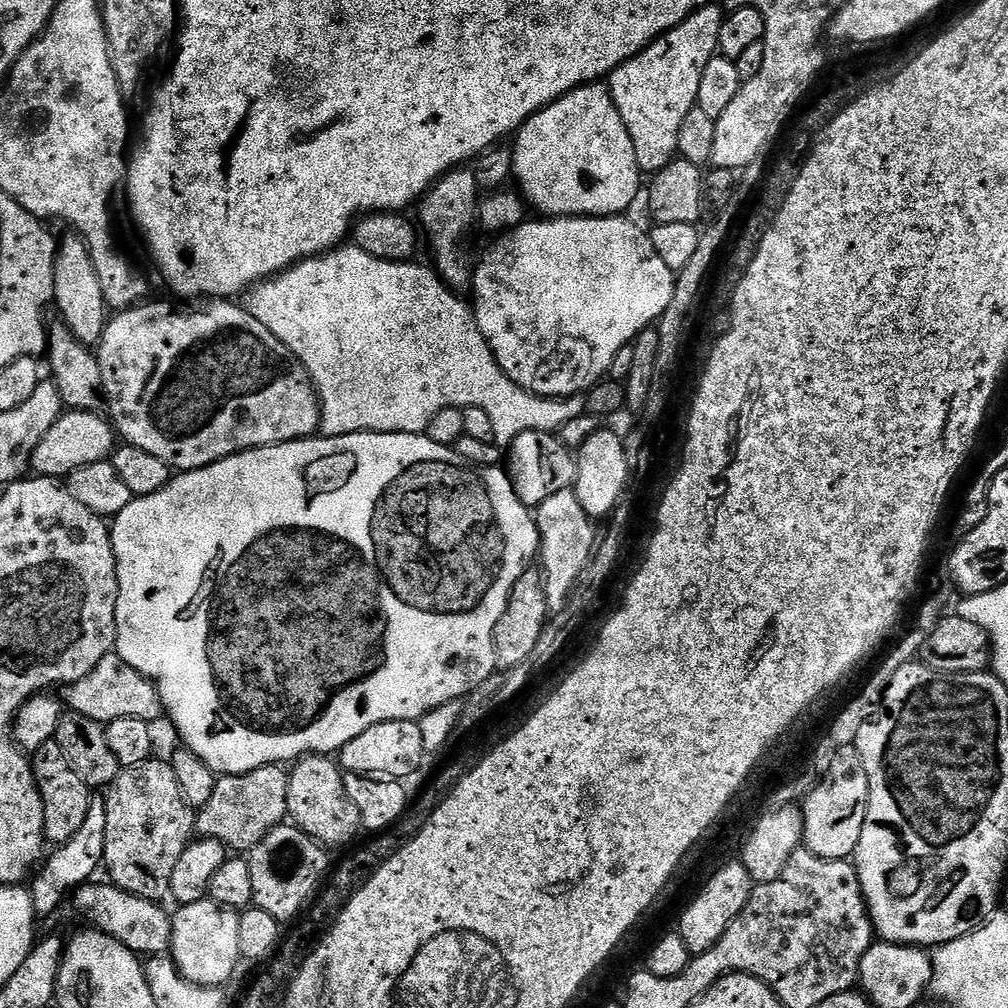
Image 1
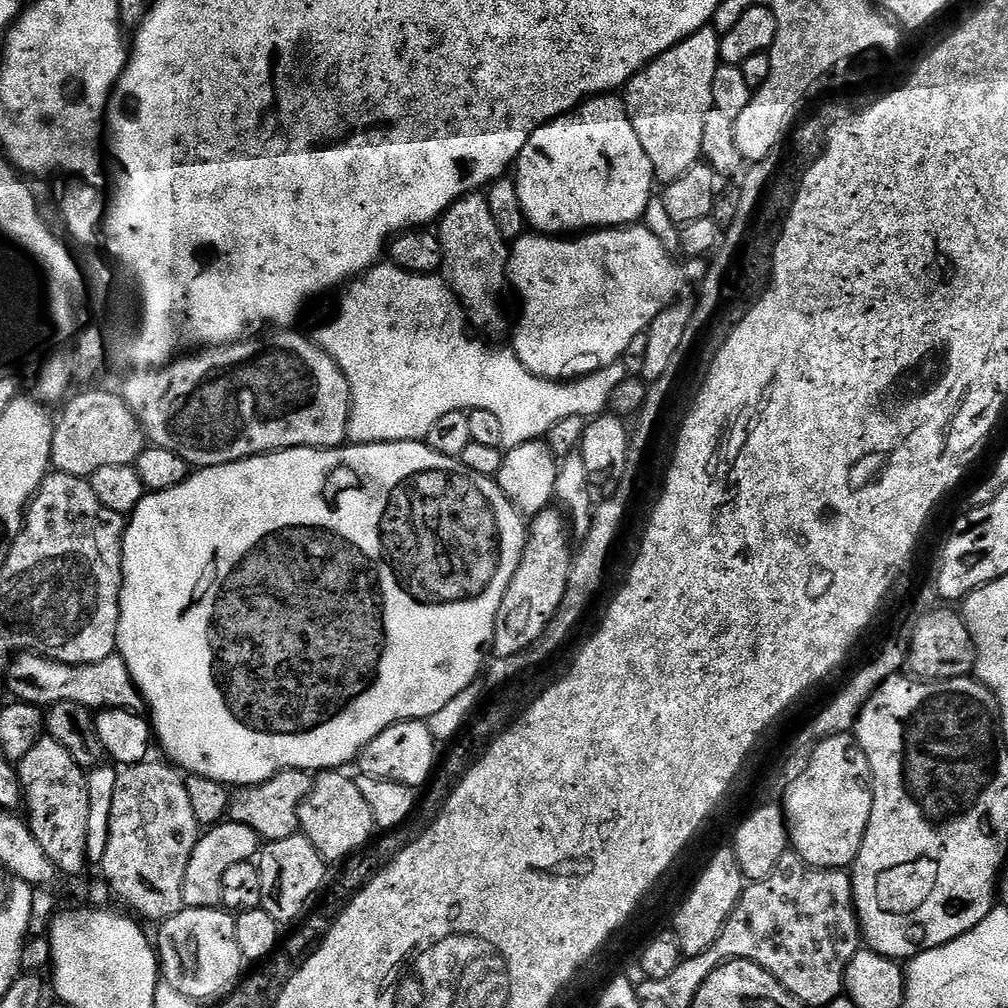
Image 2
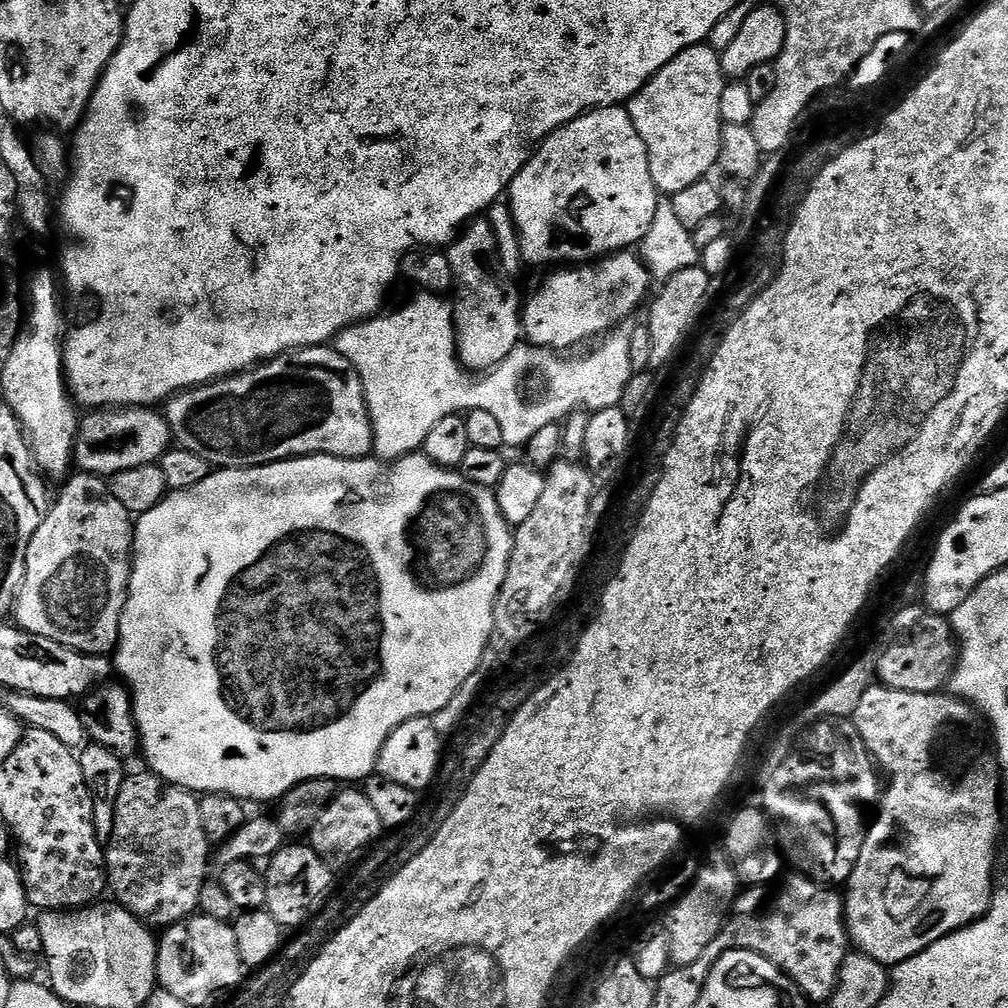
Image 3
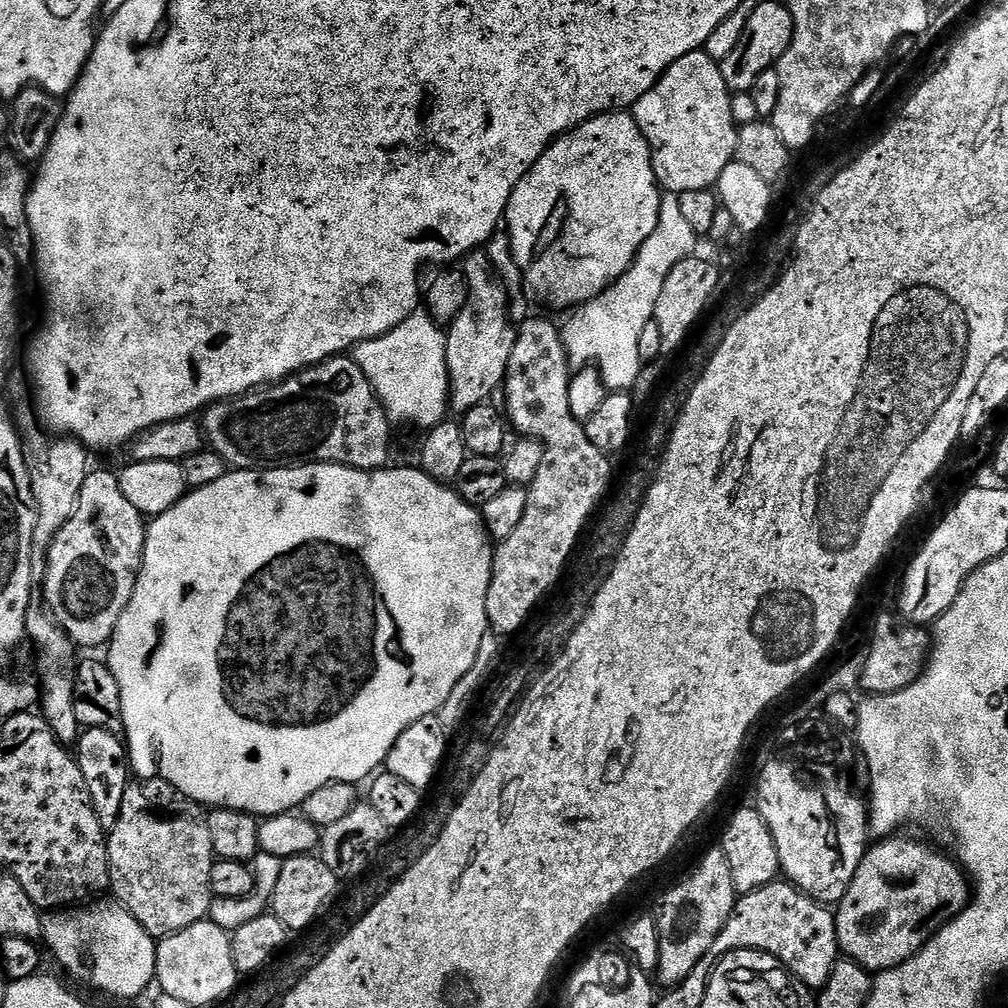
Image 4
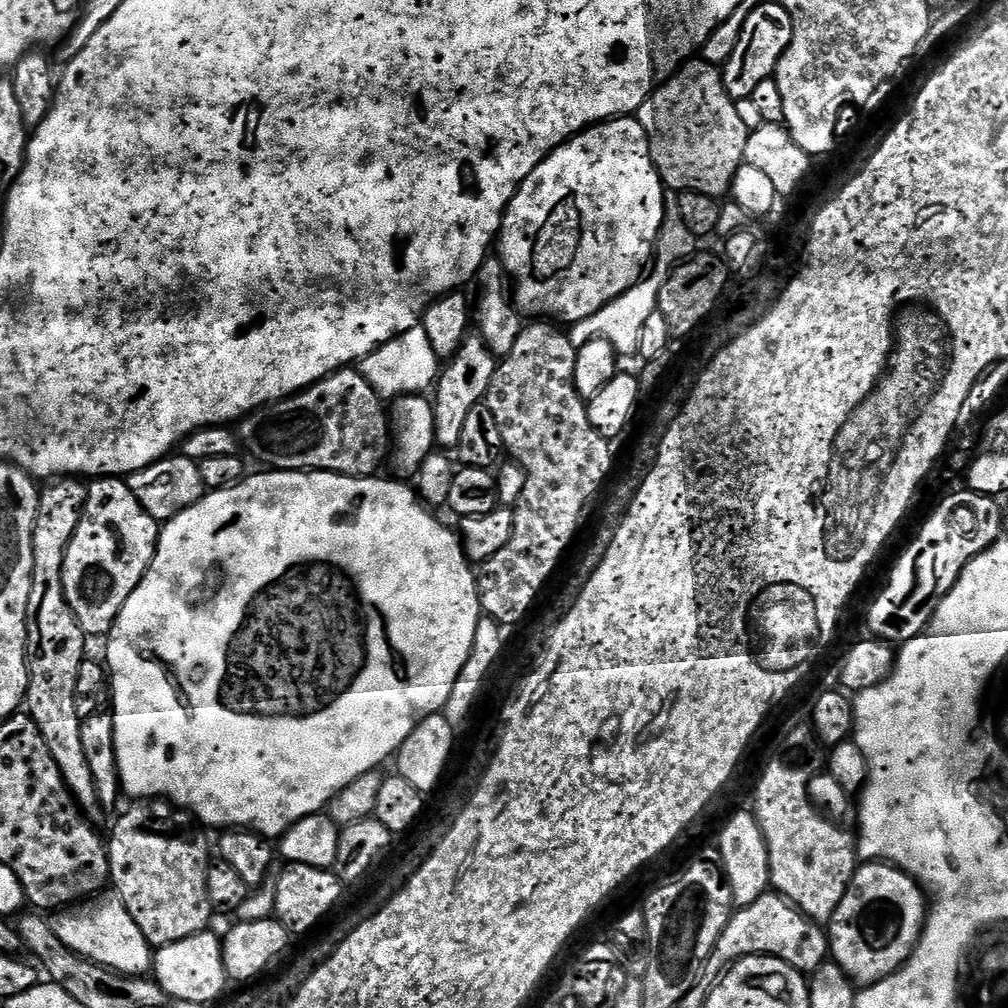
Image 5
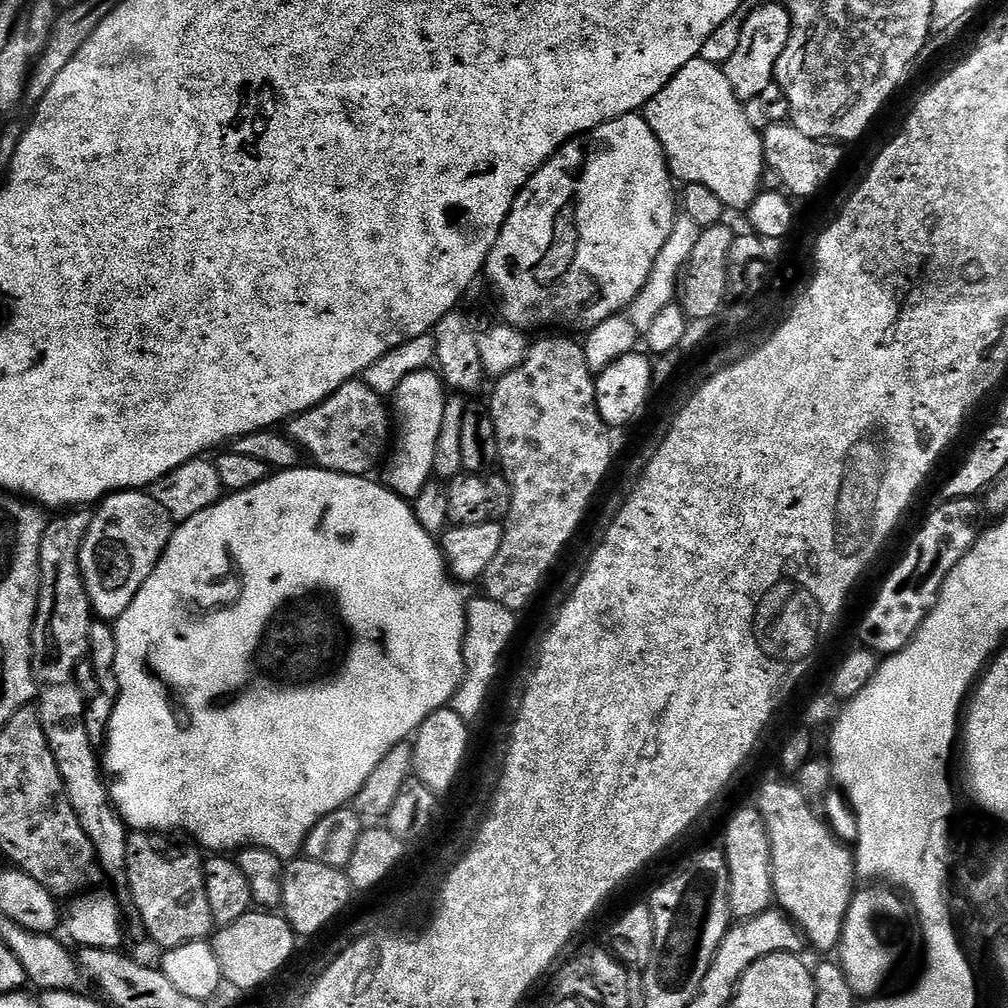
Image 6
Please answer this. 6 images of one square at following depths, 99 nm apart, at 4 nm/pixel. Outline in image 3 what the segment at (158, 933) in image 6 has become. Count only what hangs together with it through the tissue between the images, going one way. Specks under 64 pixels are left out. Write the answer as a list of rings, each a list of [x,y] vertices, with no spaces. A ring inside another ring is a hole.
[[[151,770],[143,771],[136,772],[133,776],[132,773],[125,775],[122,782],[122,790],[118,793],[117,808],[114,810],[113,836],[106,845],[106,867],[110,892],[117,896],[115,899],[118,901],[119,907],[128,909],[137,920],[145,925],[151,926],[153,929],[157,928],[156,930],[163,930],[172,927],[179,920],[187,920],[189,916],[199,909],[202,890],[210,876],[208,875],[208,851],[210,851],[210,845],[206,838],[206,830],[202,830],[202,814],[200,813],[199,799],[189,792],[188,789],[177,788],[169,784],[167,780],[157,776],[155,772]]]

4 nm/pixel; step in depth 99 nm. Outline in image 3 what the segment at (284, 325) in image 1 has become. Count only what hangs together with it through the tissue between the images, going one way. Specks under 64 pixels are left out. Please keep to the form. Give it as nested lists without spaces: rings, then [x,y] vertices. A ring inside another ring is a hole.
[[[420,290],[417,291],[417,293],[417,296],[414,297],[409,304],[402,305],[397,312],[385,311],[383,314],[373,316],[372,319],[366,320],[362,324],[352,324],[349,328],[342,329],[339,336],[337,336],[334,341],[336,351],[341,352],[341,354],[352,363],[354,370],[358,370],[358,374],[362,378],[364,397],[368,403],[368,413],[372,419],[372,429],[374,430],[374,452],[379,459],[385,462],[391,462],[400,460],[403,456],[419,453],[426,442],[426,434],[430,434],[430,430],[434,430],[434,425],[438,423],[441,418],[457,414],[467,414],[479,408],[487,410],[489,414],[494,414],[494,418],[498,418],[498,422],[502,425],[502,438],[509,449],[511,447],[523,449],[530,440],[534,438],[534,434],[538,433],[538,430],[543,430],[546,426],[558,424],[567,420],[571,412],[584,409],[587,409],[589,413],[601,412],[607,408],[615,408],[622,404],[623,391],[626,390],[626,384],[631,381],[633,375],[633,370],[630,366],[630,338],[623,331],[620,333],[620,330],[616,330],[611,334],[605,335],[603,339],[595,345],[597,348],[594,349],[585,360],[559,360],[559,358],[556,357],[559,355],[549,354],[545,349],[537,348],[528,342],[521,342],[521,344],[518,345],[498,367],[493,368],[491,372],[473,374],[461,364],[460,357],[456,354],[456,318],[453,305],[449,303],[449,301],[447,304],[447,302],[444,301],[447,299],[445,299],[443,295],[435,292]],[[527,376],[528,384],[532,387],[532,397],[530,397],[529,400],[524,397],[524,379],[526,379]]]

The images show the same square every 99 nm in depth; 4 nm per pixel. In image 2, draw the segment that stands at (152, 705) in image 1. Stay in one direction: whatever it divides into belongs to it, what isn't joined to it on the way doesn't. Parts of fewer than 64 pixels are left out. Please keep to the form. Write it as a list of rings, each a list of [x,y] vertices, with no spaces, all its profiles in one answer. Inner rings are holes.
[[[25,652],[12,657],[6,675],[8,688],[16,695],[13,697],[26,704],[51,706],[58,702],[74,702],[89,710],[125,708],[131,712],[140,712],[142,708],[140,690],[119,654],[102,658],[102,662],[63,664],[57,660],[47,660],[45,656]]]

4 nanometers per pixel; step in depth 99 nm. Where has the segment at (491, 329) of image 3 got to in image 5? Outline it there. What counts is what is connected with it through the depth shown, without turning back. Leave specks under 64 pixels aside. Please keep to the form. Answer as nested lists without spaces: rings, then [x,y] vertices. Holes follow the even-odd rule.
[[[480,334],[469,335],[455,356],[443,365],[442,371],[434,385],[434,434],[437,445],[444,450],[455,450],[462,439],[466,418],[474,406],[478,406],[487,397],[490,382],[496,373],[498,357],[488,347],[488,343]]]

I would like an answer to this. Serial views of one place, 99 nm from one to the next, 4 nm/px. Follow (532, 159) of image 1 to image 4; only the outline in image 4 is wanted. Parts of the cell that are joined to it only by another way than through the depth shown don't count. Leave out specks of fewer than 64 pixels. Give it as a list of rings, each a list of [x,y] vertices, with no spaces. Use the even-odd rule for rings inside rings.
[[[624,110],[603,112],[564,133],[534,162],[522,182],[514,186],[514,194],[510,194],[506,231],[527,291],[552,308],[569,310],[605,292],[628,272],[638,250],[642,250],[642,242],[654,234],[661,195],[652,165],[652,151],[635,115]]]

